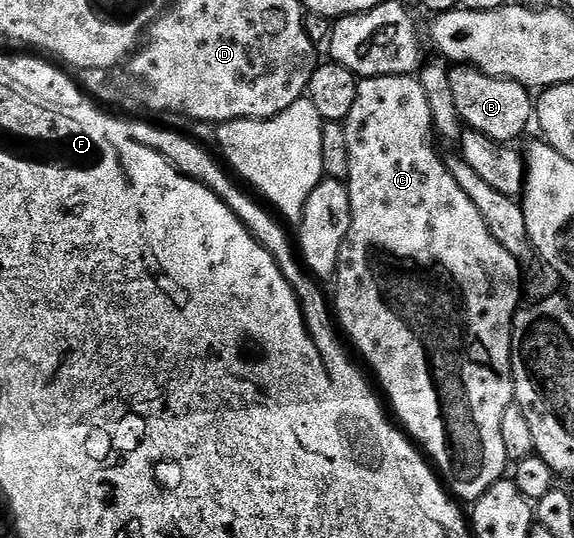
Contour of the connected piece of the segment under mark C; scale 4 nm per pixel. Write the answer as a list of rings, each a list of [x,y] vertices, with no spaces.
[[[417,76],[368,77],[359,80],[356,103],[352,103],[352,111],[344,124],[350,152],[348,161],[350,226],[348,235],[340,247],[336,274],[338,290],[334,293],[334,301],[332,297],[337,324],[339,326],[342,324],[346,328],[346,333],[354,340],[355,347],[366,356],[367,363],[374,368],[379,383],[386,388],[386,393],[390,396],[389,408],[391,410],[394,408],[398,412],[397,420],[401,428],[421,446],[425,456],[433,464],[434,461],[438,464],[437,472],[448,486],[449,492],[455,498],[463,497],[467,503],[473,503],[480,495],[484,495],[484,491],[488,491],[488,487],[503,480],[505,473],[502,472],[508,469],[504,438],[500,435],[500,423],[504,419],[504,411],[508,411],[508,407],[515,404],[514,372],[510,362],[510,334],[514,328],[514,315],[520,308],[518,300],[524,297],[523,266],[496,241],[492,231],[489,230],[488,223],[476,209],[476,204],[472,203],[468,195],[457,186],[448,171],[443,155],[434,150],[436,134],[432,123],[432,111],[428,107],[428,95],[424,95],[424,87]]]

